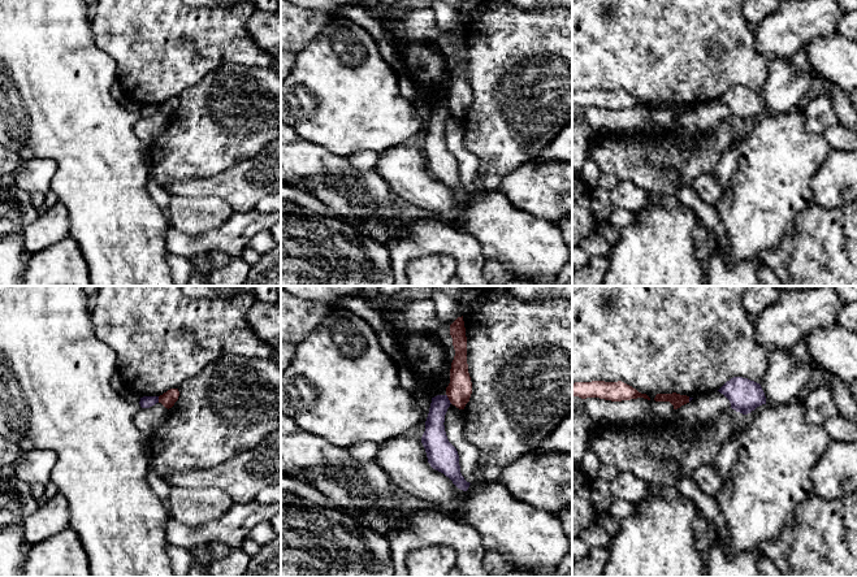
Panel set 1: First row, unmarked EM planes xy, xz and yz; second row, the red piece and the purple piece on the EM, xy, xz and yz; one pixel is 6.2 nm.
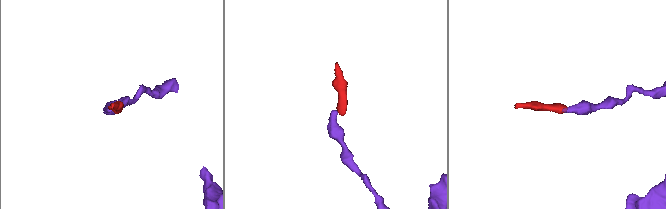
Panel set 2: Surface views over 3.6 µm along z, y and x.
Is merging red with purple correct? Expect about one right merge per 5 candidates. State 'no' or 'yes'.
no

